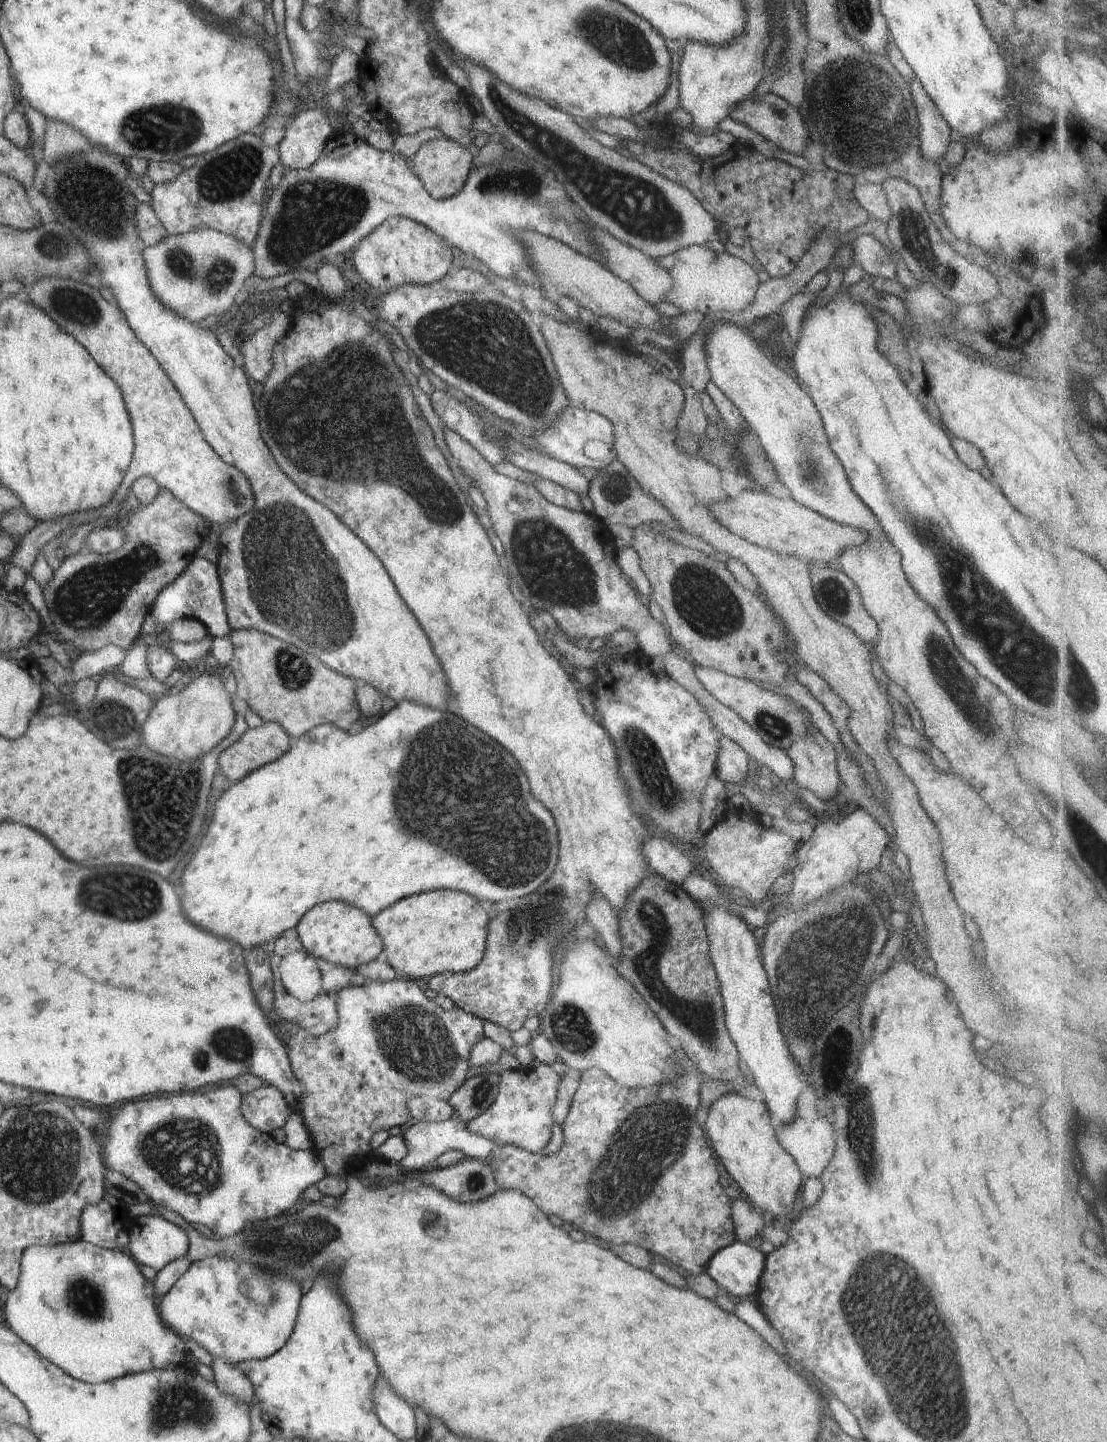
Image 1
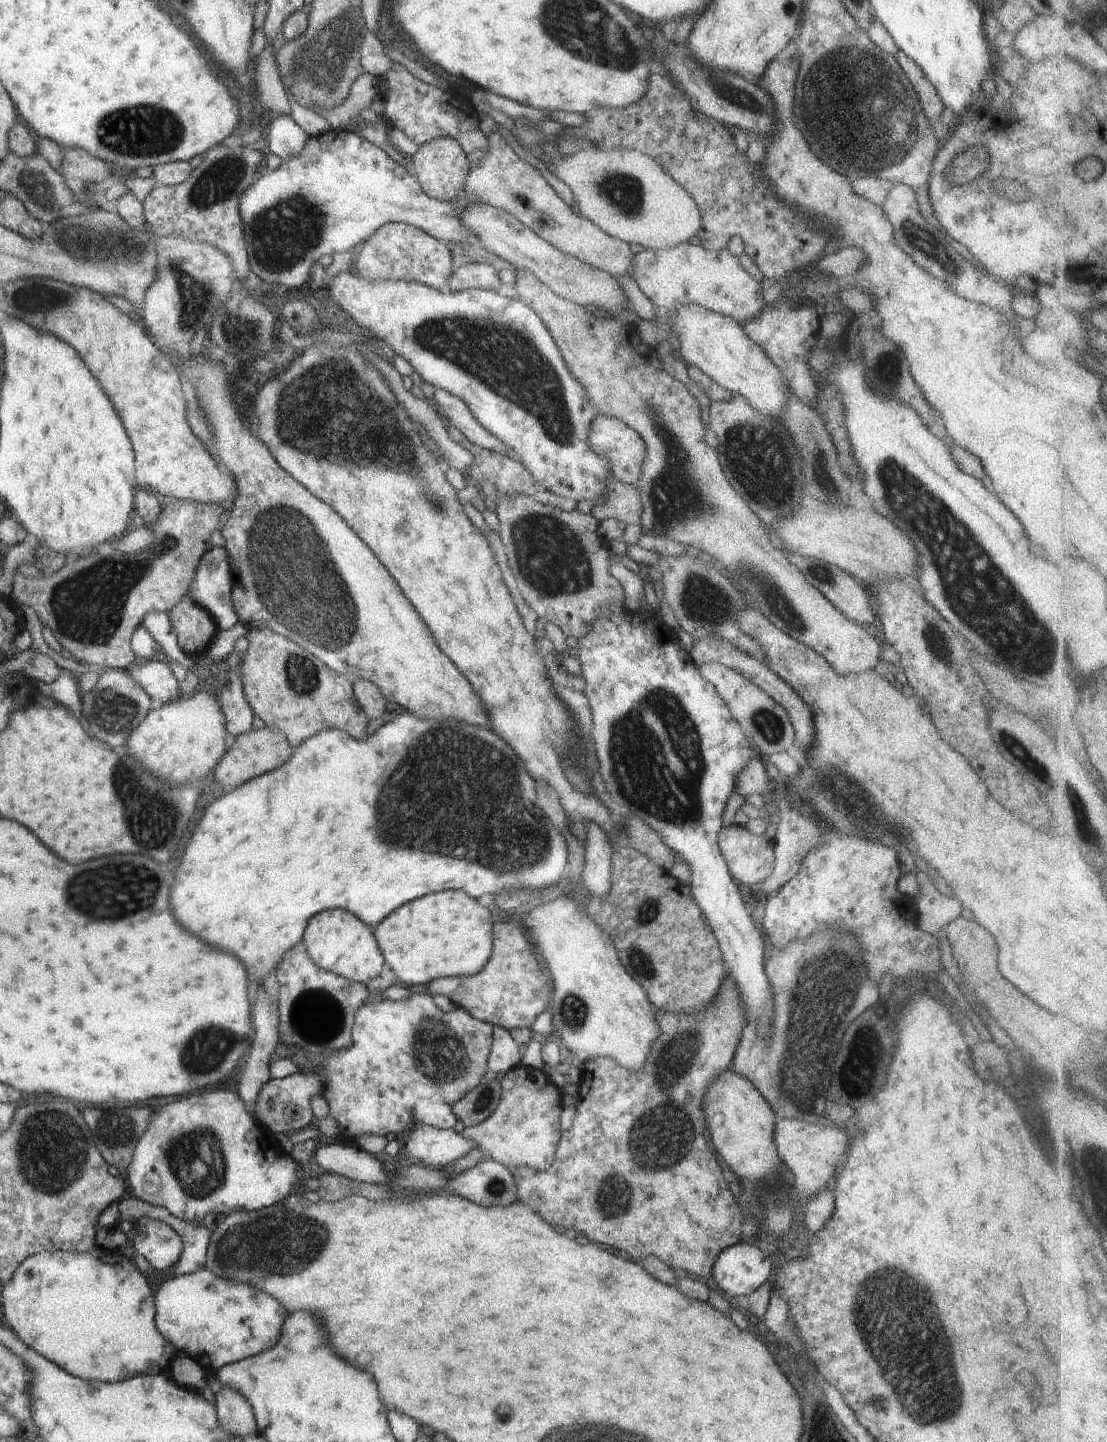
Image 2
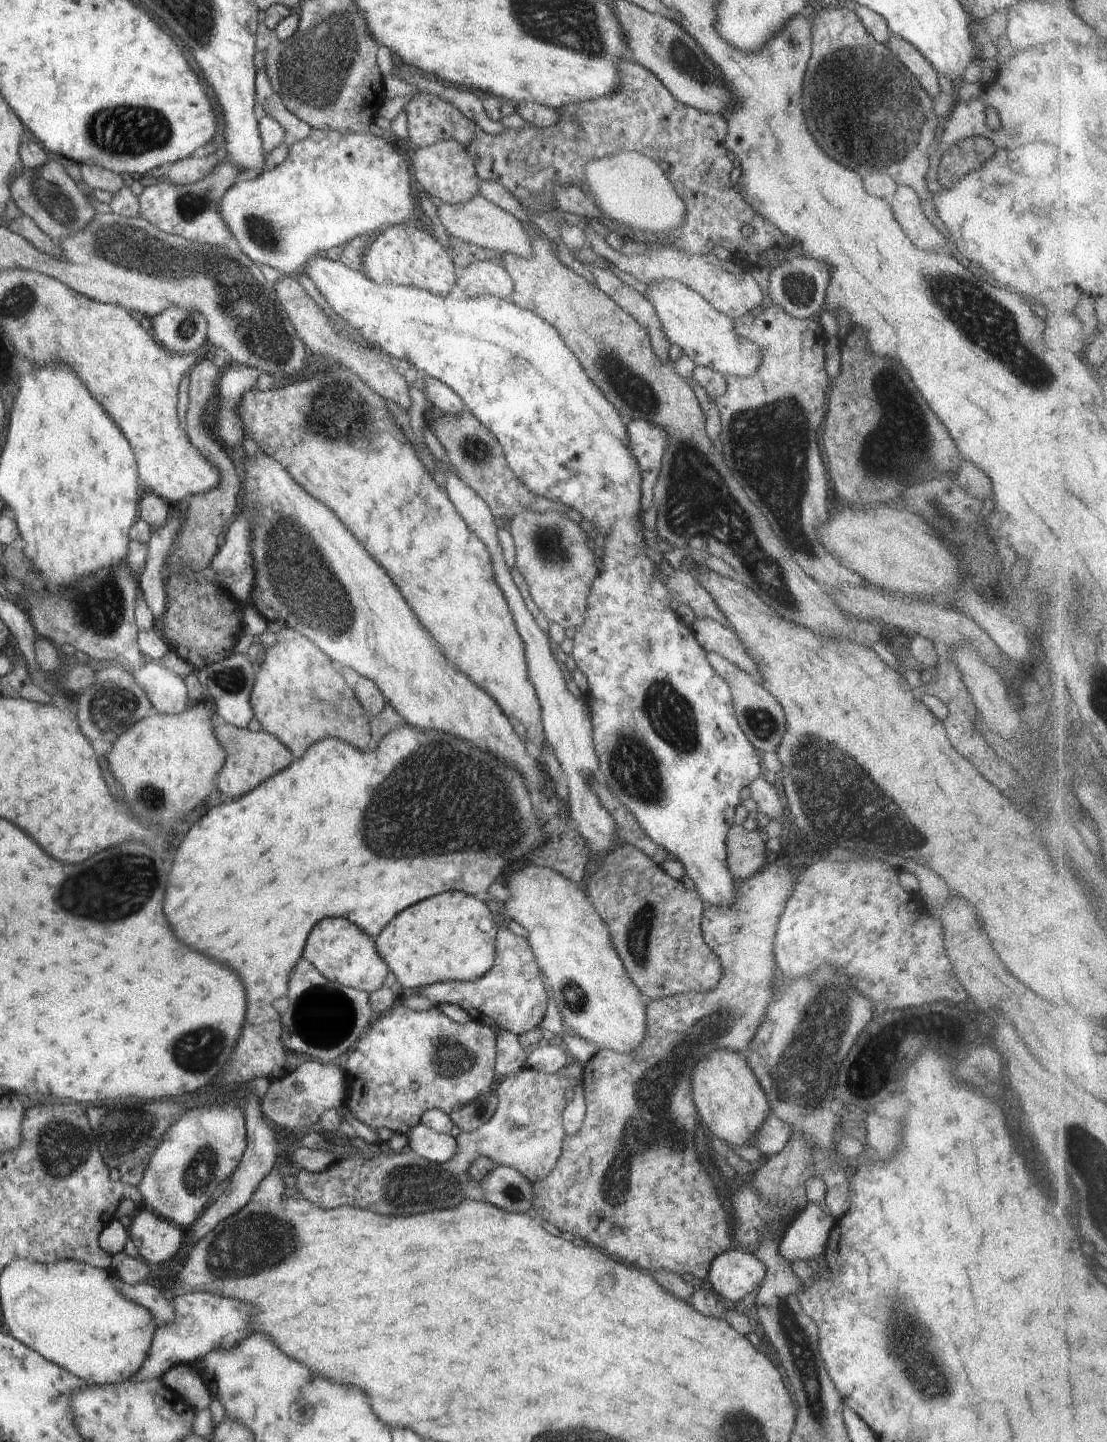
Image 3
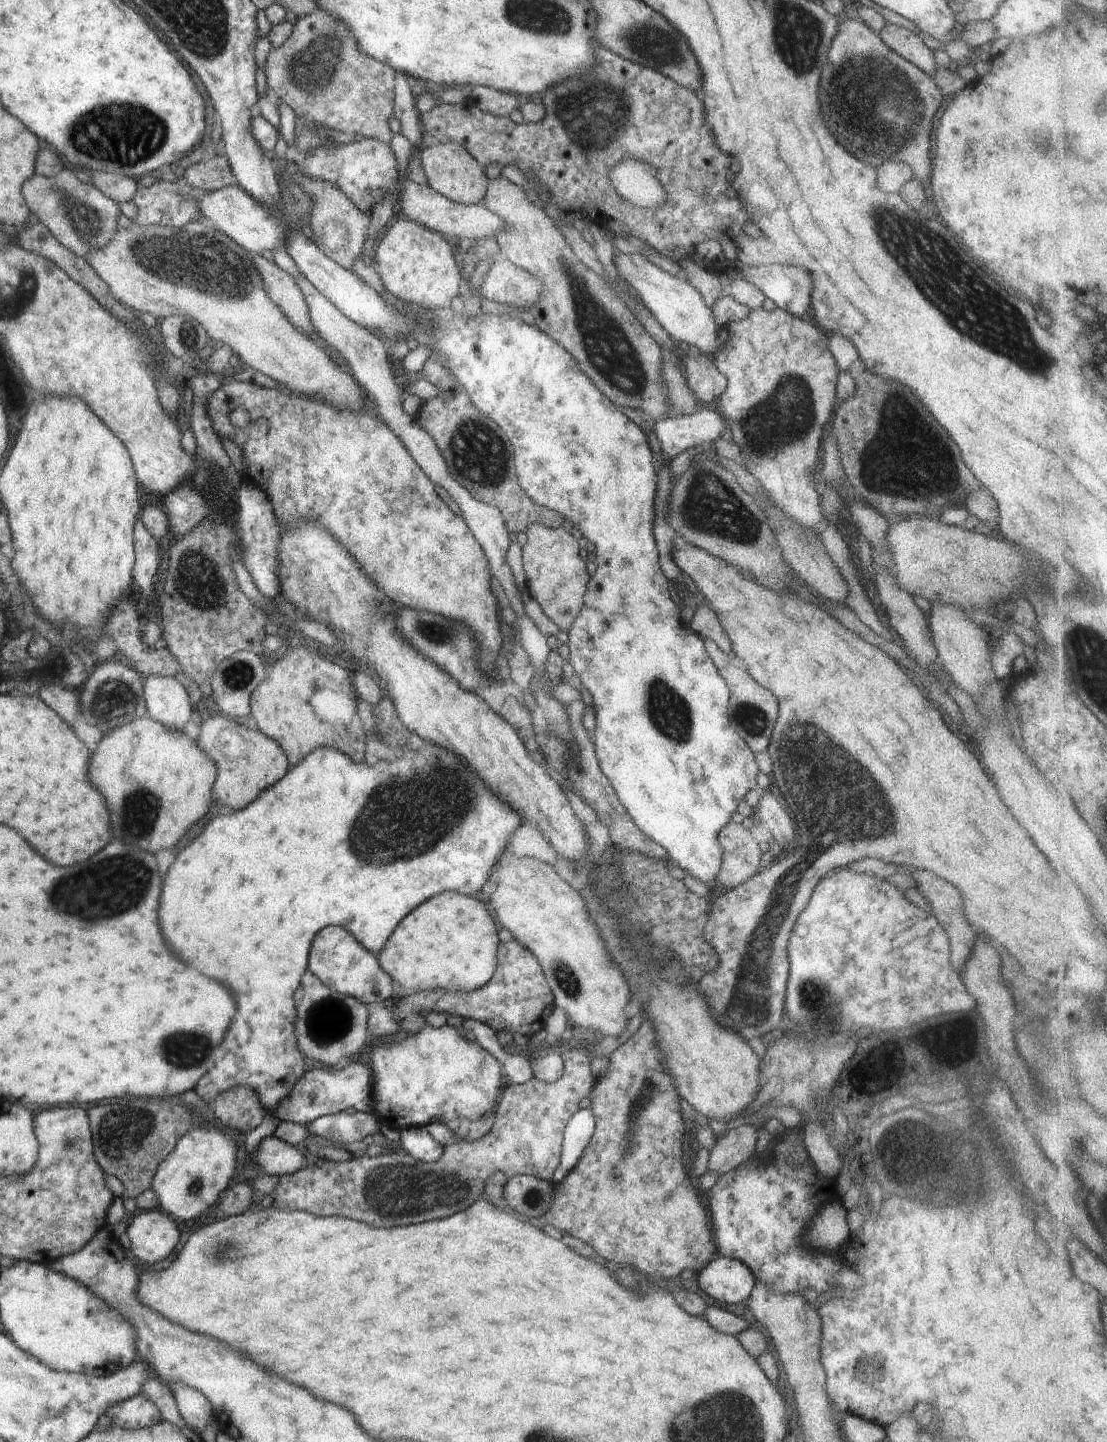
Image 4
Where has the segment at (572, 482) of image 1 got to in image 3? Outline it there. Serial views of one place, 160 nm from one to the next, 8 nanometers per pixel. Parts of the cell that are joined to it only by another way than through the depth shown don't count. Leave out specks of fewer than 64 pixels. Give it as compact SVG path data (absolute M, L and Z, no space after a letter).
M420 373L419 376L424 380L424 393L428 401L432 402L433 406L444 414L454 416L454 414L460 414L460 412L466 410L462 398L452 388L448 388L440 380L436 380L436 378L432 378L432 376L428 376L425 373Z

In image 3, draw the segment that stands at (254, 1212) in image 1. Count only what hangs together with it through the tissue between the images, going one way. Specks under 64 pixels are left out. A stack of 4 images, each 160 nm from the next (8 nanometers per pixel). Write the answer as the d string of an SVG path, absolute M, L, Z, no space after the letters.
M208 1102L194 1106L178 1119L157 1146L142 1182L136 1188L142 1193L148 1210L172 1222L190 1228L208 1204L213 1202L214 1190L231 1174L246 1150L245 1116L234 1102Z

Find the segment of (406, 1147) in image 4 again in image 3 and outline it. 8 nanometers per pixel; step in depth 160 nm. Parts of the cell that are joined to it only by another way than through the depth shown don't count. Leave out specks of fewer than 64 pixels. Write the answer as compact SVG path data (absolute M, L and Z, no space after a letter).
M422 1124L410 1130L407 1139L408 1149L432 1162L441 1163L450 1160L457 1149L457 1140L454 1137L438 1134Z

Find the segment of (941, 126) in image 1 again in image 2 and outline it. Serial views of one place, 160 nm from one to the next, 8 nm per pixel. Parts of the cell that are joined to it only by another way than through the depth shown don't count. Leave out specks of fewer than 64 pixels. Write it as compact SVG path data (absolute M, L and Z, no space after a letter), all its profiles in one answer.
M900 50L896 52L894 58L896 58L898 64L906 73L908 80L915 88L921 102L921 107L923 108L923 114L929 120L930 124L932 124L933 120L942 116L942 111L945 108L940 95L914 60L909 59Z

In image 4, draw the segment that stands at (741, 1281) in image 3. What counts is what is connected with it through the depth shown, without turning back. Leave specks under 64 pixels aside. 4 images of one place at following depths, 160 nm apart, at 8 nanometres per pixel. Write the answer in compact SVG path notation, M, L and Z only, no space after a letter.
M719 1255L707 1262L697 1275L700 1288L724 1304L744 1302L757 1283L752 1271L742 1261Z

